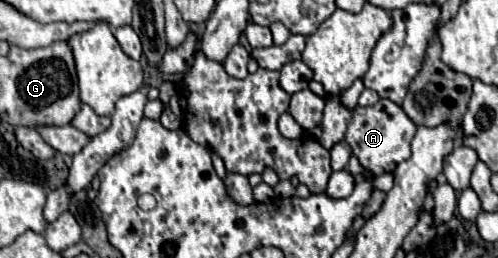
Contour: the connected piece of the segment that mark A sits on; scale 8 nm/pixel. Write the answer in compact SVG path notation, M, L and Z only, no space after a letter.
M379 99L377 105L371 107L355 107L353 109L353 121L347 127L345 141L351 145L353 155L359 159L359 163L371 171L373 175L387 173L387 169L395 169L397 161L405 161L411 155L411 139L415 135L417 127L411 123L411 119L403 113L403 109L393 103Z

